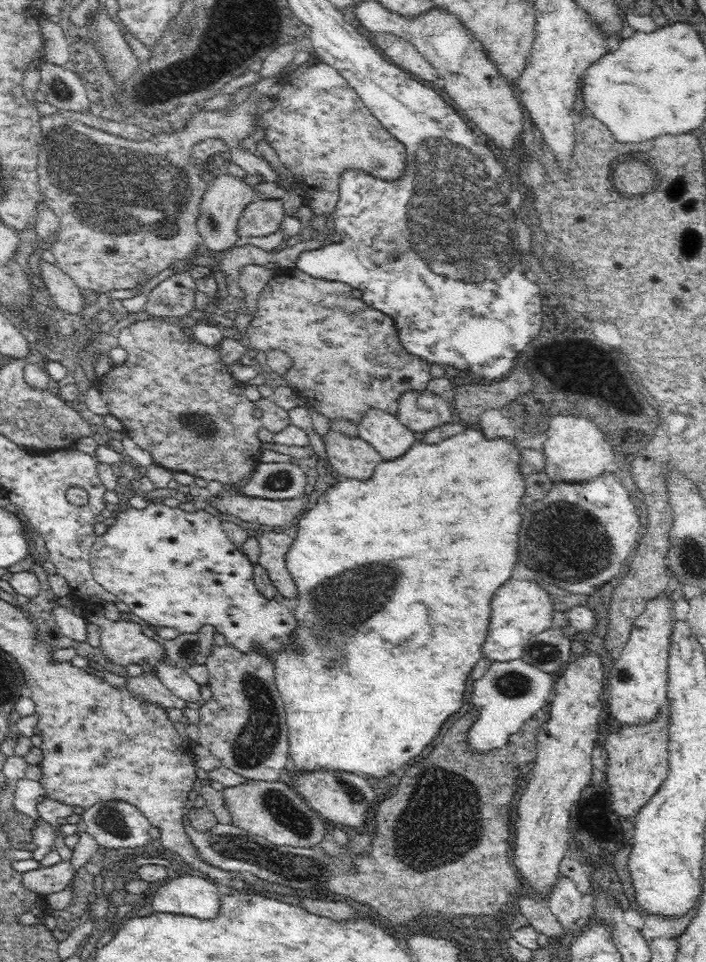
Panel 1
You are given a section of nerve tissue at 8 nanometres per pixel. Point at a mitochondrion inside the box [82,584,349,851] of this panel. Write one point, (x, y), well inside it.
(257, 741)

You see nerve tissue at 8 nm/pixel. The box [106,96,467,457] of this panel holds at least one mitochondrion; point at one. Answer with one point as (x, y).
(196, 425)

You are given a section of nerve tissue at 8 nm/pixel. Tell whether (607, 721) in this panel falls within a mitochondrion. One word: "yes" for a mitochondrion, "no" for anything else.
no

